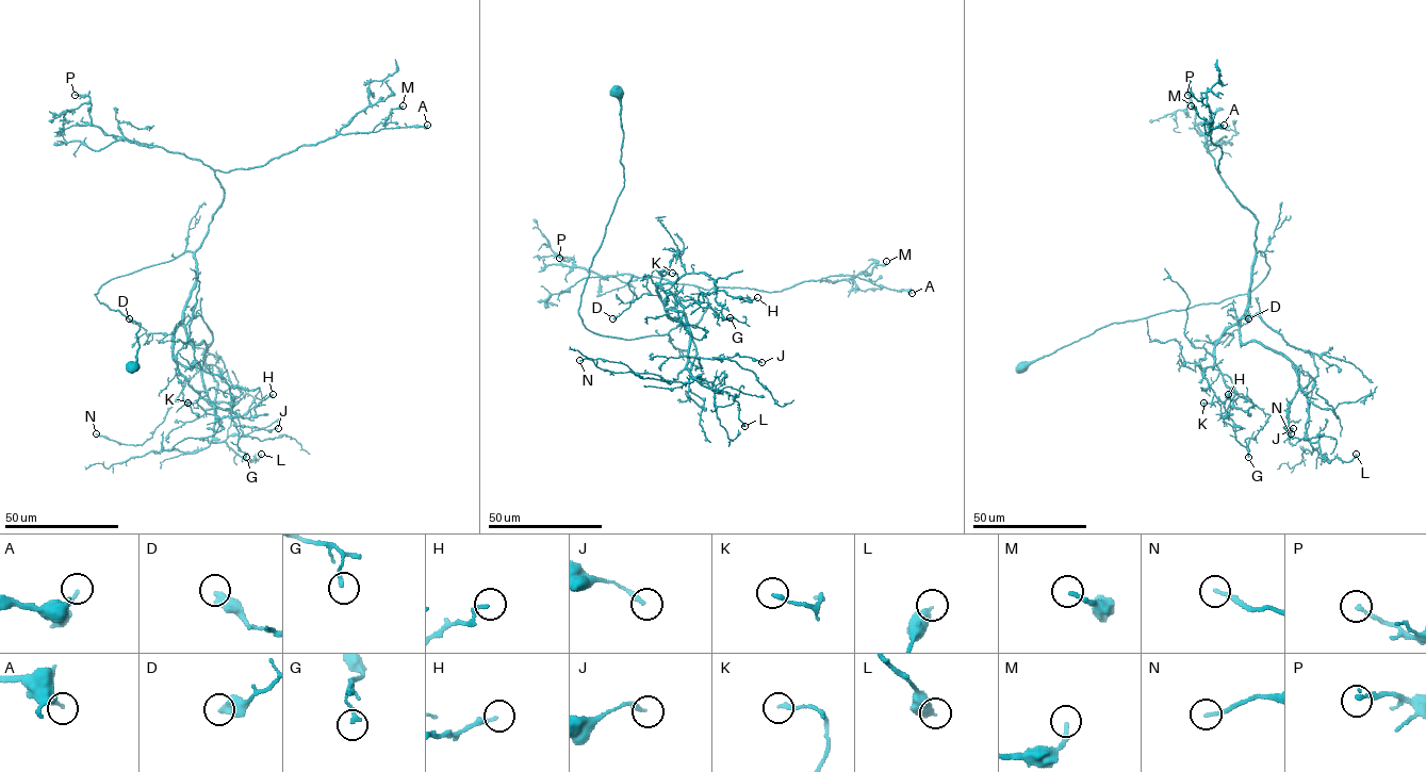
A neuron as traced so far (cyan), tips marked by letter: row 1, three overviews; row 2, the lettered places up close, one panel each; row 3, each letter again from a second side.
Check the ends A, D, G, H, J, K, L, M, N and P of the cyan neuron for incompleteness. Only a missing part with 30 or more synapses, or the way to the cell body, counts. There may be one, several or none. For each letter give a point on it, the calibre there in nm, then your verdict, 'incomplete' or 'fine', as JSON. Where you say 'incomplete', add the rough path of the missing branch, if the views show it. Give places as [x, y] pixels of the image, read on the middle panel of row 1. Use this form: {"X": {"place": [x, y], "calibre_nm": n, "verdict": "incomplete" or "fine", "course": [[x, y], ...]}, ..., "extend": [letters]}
{"A": {"place": [912, 293], "calibre_nm": 150, "verdict": "fine"}, "D": {"place": [612, 318], "calibre_nm": 360, "verdict": "fine"}, "G": {"place": [730, 317], "calibre_nm": 170, "verdict": "fine"}, "H": {"place": [757, 297], "calibre_nm": 170, "verdict": "fine"}, "J": {"place": [761, 362], "calibre_nm": 240, "verdict": "fine"}, "K": {"place": [672, 273], "calibre_nm": 170, "verdict": "fine"}, "L": {"place": [744, 426], "calibre_nm": 440, "verdict": "fine"}, "M": {"place": [886, 261], "calibre_nm": 200, "verdict": "fine"}, "N": {"place": [579, 360], "calibre_nm": 160, "verdict": "fine"}, "P": {"place": [559, 258], "calibre_nm": 190, "verdict": "fine"}, "extend": []}

